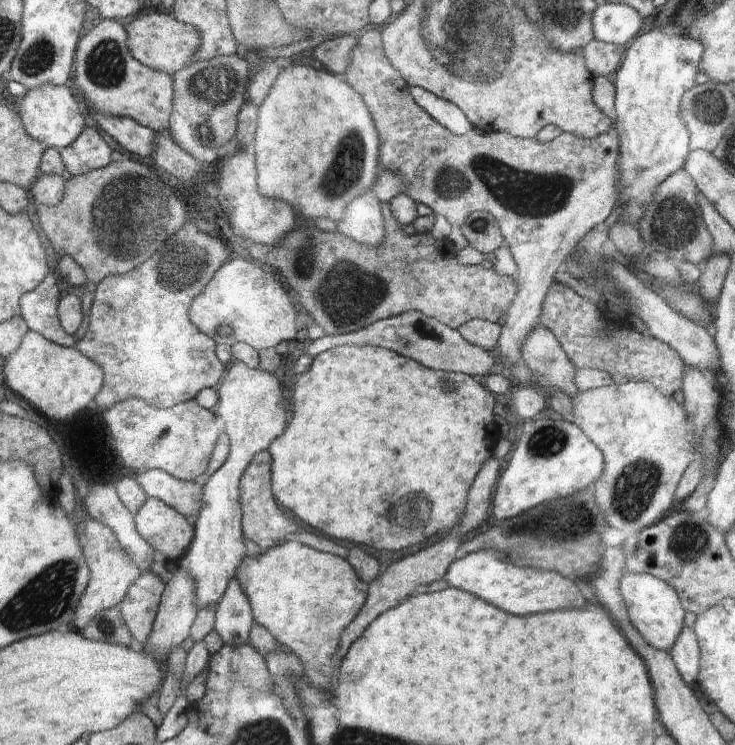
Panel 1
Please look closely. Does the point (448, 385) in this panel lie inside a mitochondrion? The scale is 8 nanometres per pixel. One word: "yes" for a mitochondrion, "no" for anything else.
no

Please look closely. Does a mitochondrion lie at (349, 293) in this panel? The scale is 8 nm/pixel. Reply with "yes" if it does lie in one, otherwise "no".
yes

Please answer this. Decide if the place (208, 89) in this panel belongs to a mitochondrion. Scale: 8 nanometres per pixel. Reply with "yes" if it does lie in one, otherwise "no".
yes

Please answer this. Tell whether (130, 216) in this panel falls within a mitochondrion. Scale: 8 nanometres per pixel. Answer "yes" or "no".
yes

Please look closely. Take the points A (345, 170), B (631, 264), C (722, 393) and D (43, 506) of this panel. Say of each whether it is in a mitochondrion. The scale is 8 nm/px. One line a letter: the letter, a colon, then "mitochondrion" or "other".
A: mitochondrion
B: other
C: other
D: other

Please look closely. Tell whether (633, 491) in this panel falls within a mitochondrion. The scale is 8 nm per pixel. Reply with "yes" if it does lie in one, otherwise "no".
yes

